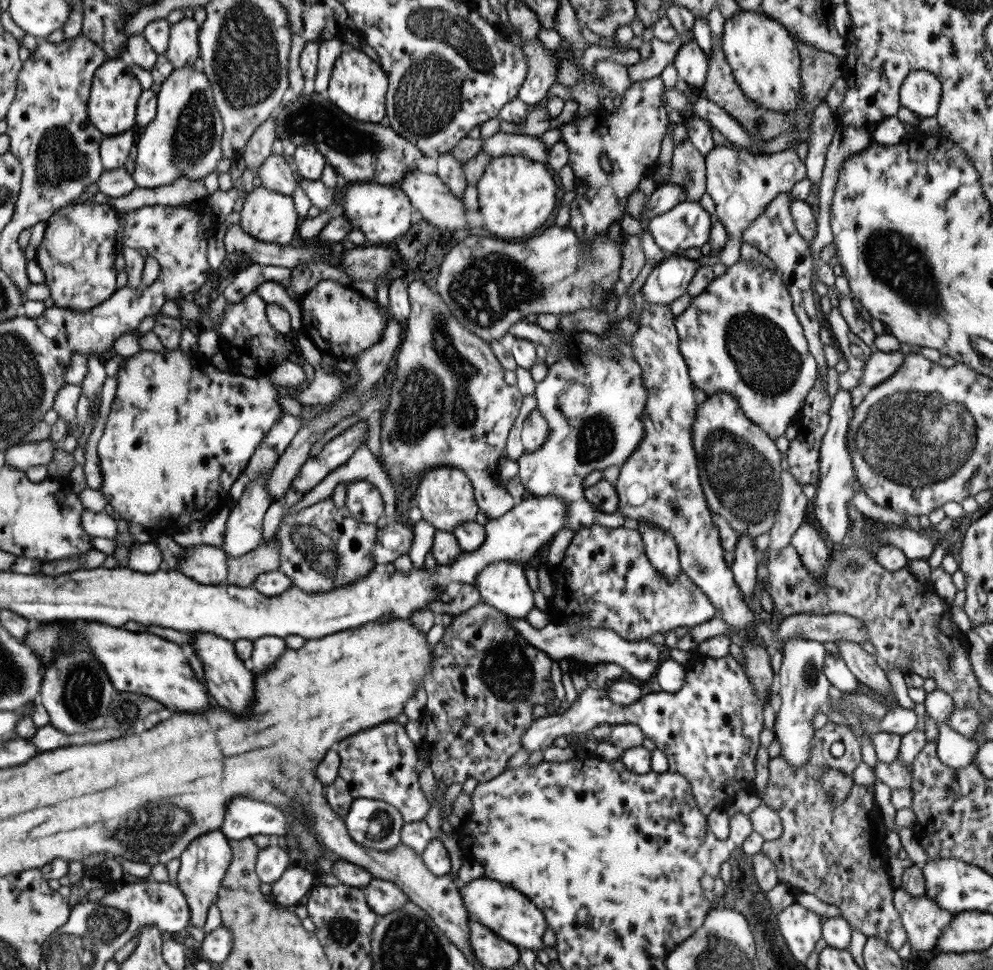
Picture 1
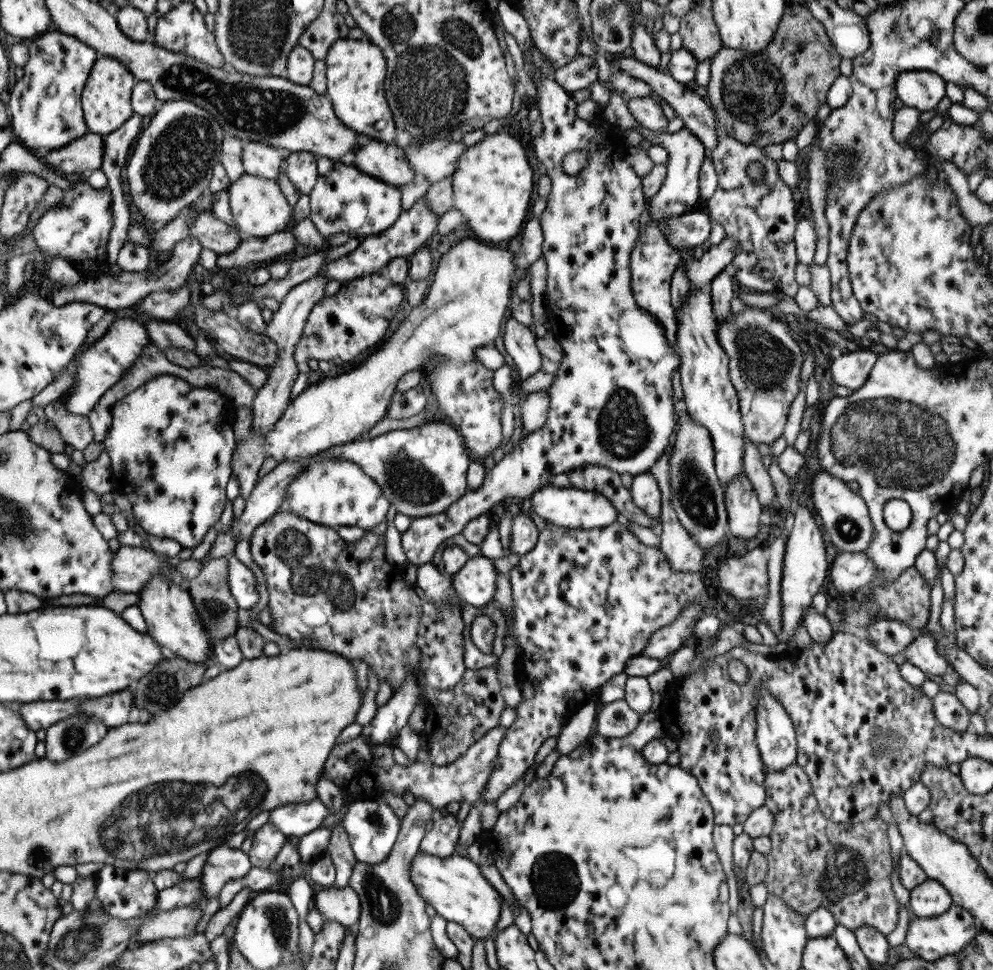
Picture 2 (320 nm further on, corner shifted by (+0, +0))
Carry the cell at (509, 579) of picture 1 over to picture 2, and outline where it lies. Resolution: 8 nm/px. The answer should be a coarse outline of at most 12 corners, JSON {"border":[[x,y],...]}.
{"border":[[484,556],[450,575],[458,600],[479,608],[493,599],[496,570]]}

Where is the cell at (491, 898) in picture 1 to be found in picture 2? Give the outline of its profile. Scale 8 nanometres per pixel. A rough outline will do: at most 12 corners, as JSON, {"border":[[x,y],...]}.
{"border":[[418,849],[408,875],[424,903],[474,941],[501,896],[466,856]]}

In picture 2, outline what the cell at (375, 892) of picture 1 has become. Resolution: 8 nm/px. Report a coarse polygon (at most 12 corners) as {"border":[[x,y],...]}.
{"border":[[317,887],[311,906],[331,923],[355,926],[352,888]]}

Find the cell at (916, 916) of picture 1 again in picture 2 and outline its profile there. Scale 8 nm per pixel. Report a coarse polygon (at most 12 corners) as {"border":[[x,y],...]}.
{"border":[[925,879],[909,891],[909,910],[935,918],[952,905],[947,890]]}

